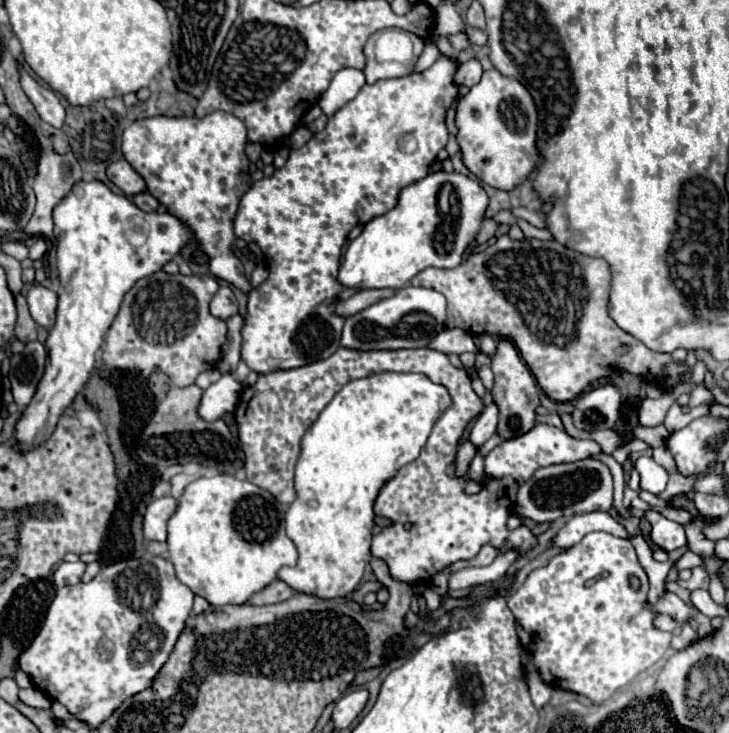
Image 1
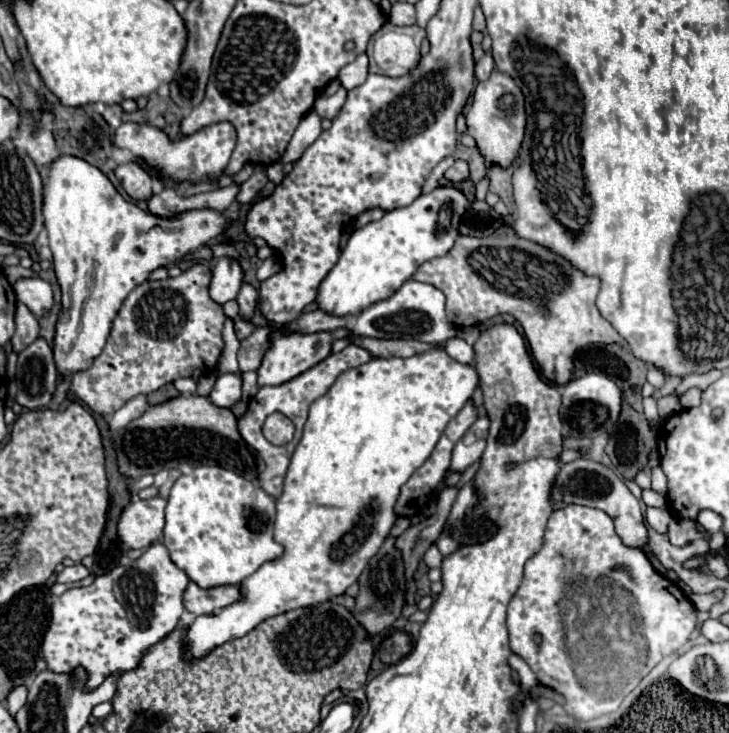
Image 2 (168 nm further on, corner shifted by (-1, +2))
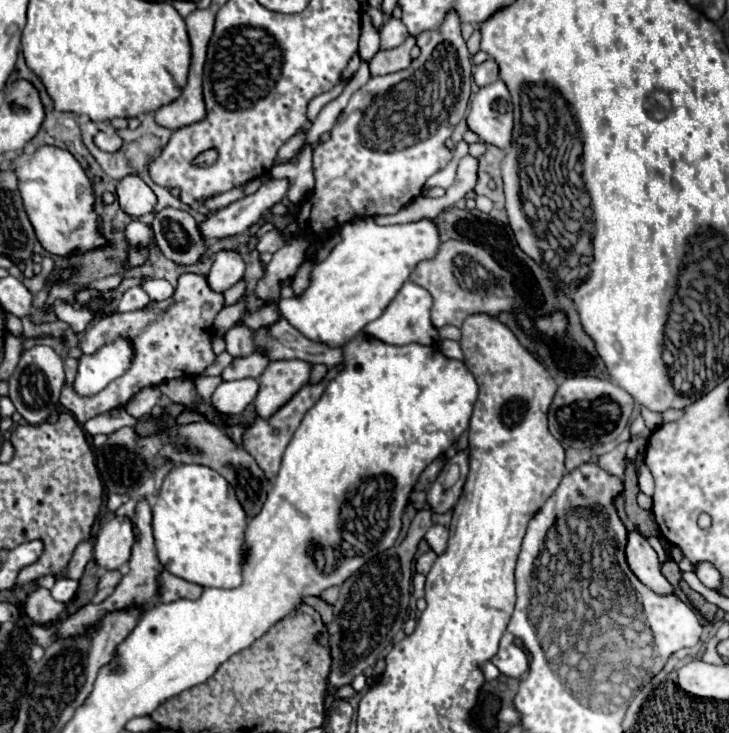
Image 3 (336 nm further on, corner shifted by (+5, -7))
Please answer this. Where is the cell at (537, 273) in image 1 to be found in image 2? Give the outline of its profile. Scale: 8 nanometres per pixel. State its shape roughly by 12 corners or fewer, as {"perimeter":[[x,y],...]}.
{"perimeter":[[508,225],[458,237],[414,279],[456,327],[522,325],[542,375],[628,341],[600,279]]}

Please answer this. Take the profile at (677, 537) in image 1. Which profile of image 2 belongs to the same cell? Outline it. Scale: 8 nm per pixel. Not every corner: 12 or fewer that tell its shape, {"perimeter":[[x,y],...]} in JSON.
{"perimeter":[[656,507],[646,509],[646,521],[658,533],[668,531],[670,513]]}

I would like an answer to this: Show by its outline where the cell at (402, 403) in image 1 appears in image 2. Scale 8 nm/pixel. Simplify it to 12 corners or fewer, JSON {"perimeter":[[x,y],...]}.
{"perimeter":[[444,349],[312,403],[282,559],[192,621],[186,659],[356,583],[400,487],[472,397]]}

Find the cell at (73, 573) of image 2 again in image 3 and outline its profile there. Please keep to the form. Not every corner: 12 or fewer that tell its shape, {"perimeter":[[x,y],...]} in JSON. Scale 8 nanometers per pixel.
{"perimeter":[[58,578],[52,598],[68,604],[78,590],[76,580]]}

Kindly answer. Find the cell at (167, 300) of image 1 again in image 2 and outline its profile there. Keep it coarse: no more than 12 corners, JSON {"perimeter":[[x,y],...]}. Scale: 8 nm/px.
{"perimeter":[[212,273],[144,281],[70,389],[100,415],[214,371]]}

